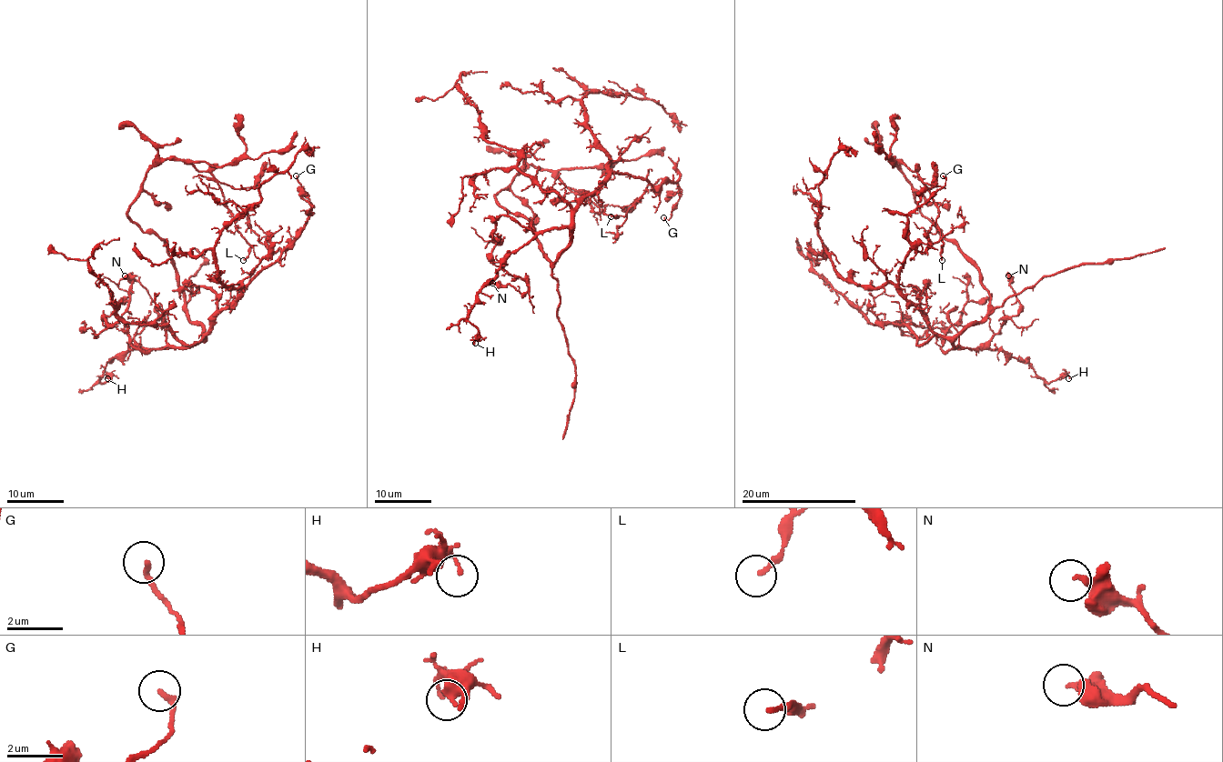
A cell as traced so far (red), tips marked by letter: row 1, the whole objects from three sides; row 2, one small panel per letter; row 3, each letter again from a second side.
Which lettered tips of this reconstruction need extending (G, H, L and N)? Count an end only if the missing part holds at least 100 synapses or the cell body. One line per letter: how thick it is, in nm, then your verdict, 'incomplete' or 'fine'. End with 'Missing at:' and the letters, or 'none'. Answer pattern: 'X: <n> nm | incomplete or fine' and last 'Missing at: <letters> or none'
G: 200 nm | fine
H: 90 nm | fine
L: 170 nm | fine
N: 320 nm | fine
Missing at: none

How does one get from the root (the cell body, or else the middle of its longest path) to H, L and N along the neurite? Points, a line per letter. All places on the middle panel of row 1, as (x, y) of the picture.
H: (556, 259), (570, 242), (566, 227), (540, 230), (500, 265), (469, 313), (468, 320), (478, 330), (475, 343)
L: (556, 259), (552, 265), (533, 226), (495, 197), (520, 172), (550, 169), (595, 212), (618, 216), (611, 216)
N: (556, 259), (570, 242), (566, 227), (540, 230), (502, 265), (526, 283), (523, 295), (510, 285), (492, 283)

